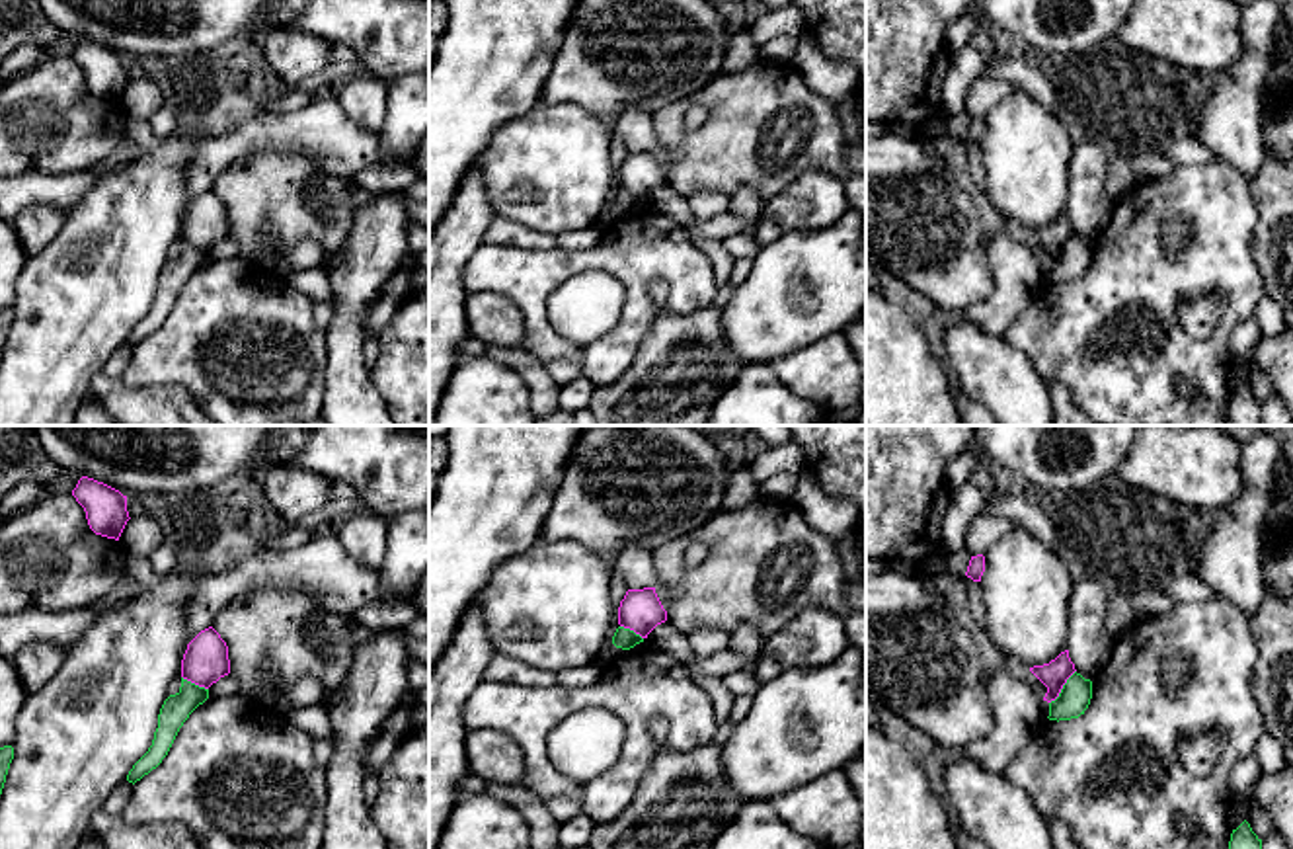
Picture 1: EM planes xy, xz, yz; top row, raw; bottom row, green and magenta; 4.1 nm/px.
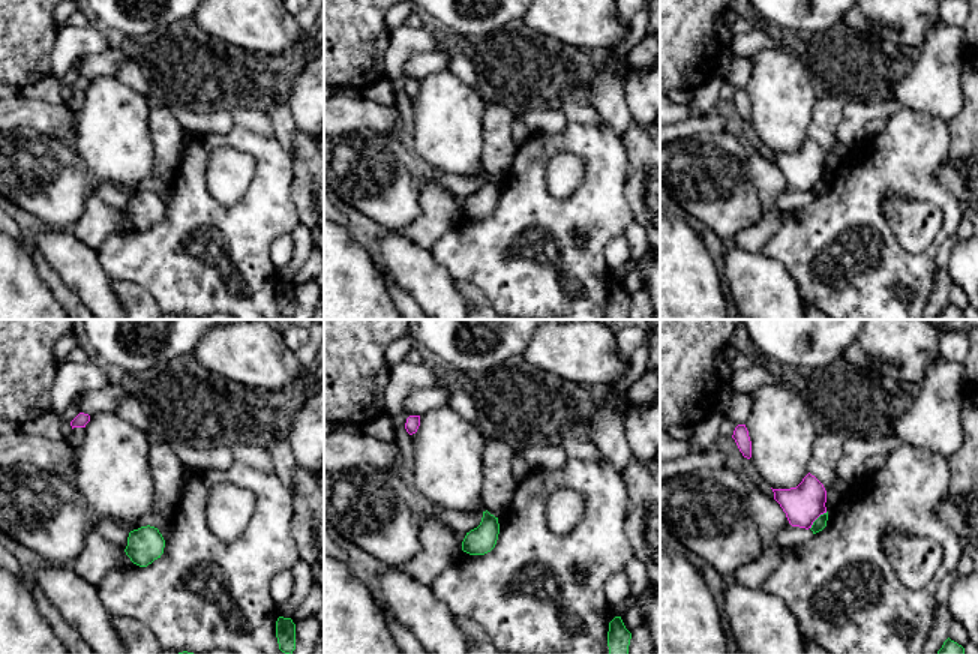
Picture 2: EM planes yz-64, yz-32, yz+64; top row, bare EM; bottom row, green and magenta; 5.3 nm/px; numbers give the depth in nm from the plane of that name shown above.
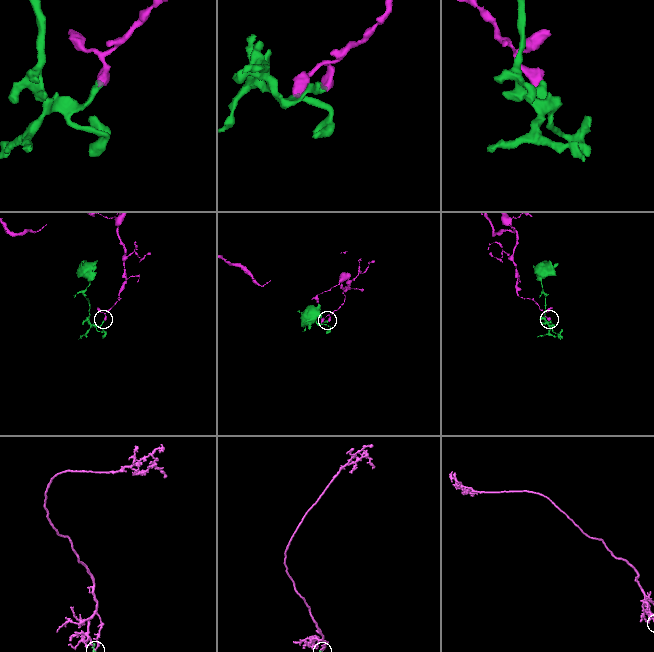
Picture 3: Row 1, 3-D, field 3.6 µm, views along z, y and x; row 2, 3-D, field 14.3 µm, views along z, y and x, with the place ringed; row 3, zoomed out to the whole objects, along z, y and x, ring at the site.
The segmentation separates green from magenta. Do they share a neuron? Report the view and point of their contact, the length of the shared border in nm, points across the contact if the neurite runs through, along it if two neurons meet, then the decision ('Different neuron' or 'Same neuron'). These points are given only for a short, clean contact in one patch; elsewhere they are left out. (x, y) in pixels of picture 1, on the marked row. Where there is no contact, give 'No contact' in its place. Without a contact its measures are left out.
Touches green at yz (1063, 687). Shared border 180 nm. Boundary: yz (1075, 670), (1050, 703). Different neuron

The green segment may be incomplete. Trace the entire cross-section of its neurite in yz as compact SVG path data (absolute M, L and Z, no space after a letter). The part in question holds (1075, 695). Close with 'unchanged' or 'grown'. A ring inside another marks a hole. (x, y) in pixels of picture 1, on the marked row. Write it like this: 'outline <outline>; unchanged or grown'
outline M1073 673L1063 685L1059 697L1049 703L1049 720L1071 720L1084 714L1092 699L1092 681Z; unchanged

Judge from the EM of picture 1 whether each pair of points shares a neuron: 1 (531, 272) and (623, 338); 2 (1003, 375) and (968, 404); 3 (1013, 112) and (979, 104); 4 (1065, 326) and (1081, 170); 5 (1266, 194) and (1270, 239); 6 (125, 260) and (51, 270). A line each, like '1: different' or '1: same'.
1: same
2: different
3: different
4: different
5: same
6: same

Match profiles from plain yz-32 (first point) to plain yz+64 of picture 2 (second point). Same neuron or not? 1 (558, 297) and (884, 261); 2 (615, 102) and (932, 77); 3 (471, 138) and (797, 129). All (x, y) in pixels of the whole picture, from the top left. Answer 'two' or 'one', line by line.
1: one
2: one
3: one

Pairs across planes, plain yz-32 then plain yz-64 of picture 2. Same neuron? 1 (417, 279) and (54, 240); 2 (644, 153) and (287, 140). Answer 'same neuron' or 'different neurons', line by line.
1: same neuron
2: different neurons

